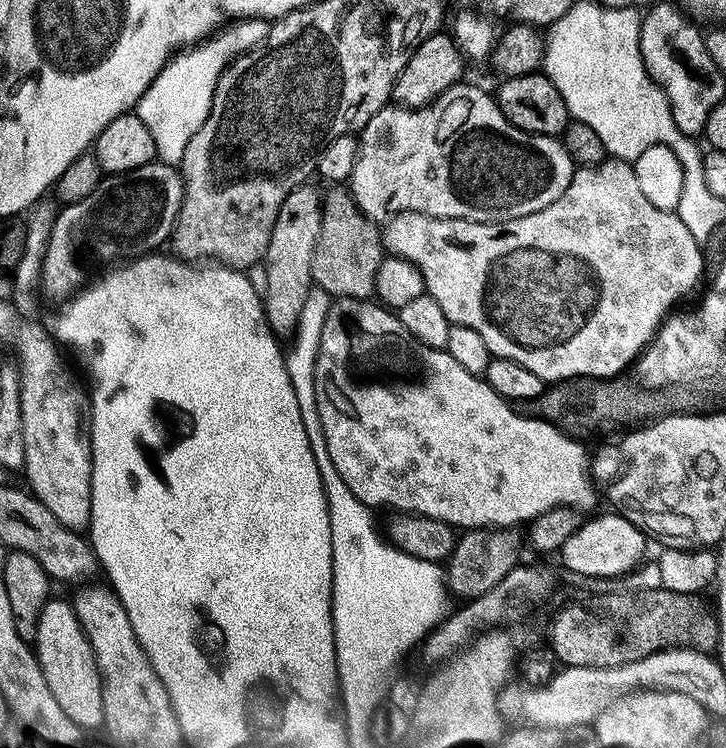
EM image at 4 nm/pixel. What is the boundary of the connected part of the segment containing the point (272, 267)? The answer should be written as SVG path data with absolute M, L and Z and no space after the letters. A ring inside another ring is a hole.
M309 186L296 188L282 202L278 218L274 218L274 230L270 234L270 246L266 246L263 267L266 276L266 288L262 293L264 316L268 327L277 338L291 337L298 326L306 294L314 287L310 258L314 258L314 242L318 242L318 226L322 220L320 210L321 193Z

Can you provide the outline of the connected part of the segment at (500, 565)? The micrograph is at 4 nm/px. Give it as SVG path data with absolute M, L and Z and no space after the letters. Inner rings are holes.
M473 528L463 531L446 564L446 583L453 597L476 600L500 584L502 578L517 567L522 547L521 531L515 528Z

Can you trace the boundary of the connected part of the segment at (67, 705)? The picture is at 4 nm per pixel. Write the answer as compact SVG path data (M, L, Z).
M52 598L42 610L38 618L34 651L46 683L55 701L62 706L63 713L81 730L99 729L104 722L100 667L96 665L96 656L92 653L86 634L80 629L76 611L67 599Z

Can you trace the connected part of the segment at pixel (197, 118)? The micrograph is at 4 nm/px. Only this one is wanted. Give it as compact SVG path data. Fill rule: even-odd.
M249 18L229 23L227 27L188 51L175 53L163 65L137 102L134 111L150 130L161 164L179 165L190 138L194 138L202 122L206 122L206 114L212 105L212 95L221 72L237 56L247 52L255 44L261 44L266 38L270 24L266 20Z

